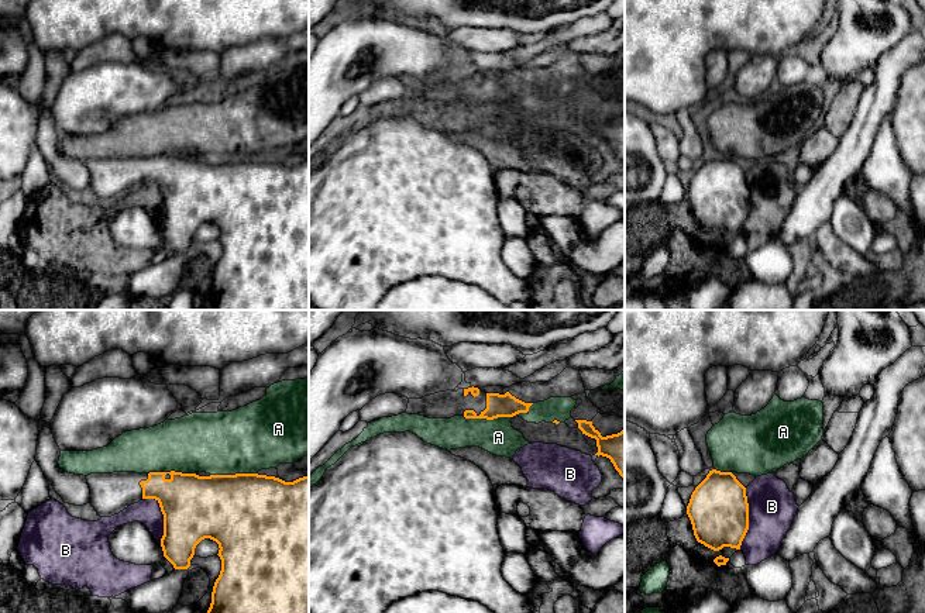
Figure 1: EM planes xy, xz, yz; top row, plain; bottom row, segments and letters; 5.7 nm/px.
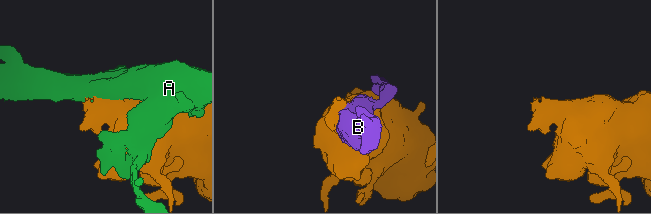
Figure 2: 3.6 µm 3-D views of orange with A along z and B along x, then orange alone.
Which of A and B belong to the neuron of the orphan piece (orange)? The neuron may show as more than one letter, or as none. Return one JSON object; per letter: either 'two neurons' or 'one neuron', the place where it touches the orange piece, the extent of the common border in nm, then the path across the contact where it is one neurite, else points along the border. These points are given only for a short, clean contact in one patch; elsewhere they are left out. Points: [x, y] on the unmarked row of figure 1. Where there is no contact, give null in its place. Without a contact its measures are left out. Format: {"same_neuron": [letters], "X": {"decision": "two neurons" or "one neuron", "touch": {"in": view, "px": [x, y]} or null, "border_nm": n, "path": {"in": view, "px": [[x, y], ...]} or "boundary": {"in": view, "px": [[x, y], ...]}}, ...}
{"same_neuron": [], "A": {"decision": "two neurons", "touch": {"in": "xz", "px": [487, 103]}, "border_nm": 280}, "B": {"decision": "two neurons", "touch": {"in": "yz", "px": [748, 203]}, "border_nm": 360}}

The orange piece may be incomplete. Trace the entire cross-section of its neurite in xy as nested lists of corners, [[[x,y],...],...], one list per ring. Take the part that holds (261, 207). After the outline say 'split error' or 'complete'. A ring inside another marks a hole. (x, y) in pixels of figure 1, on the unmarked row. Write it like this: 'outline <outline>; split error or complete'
outline [[[113,156],[113,158],[90,158],[86,161],[90,172],[90,189],[100,202],[111,202],[118,199],[128,190],[138,187],[142,183],[155,183],[159,187],[164,199],[164,220],[161,231],[164,241],[173,249],[175,254],[188,254],[190,244],[195,240],[196,230],[210,223],[219,228],[219,241],[221,244],[221,255],[214,266],[212,276],[212,287],[203,302],[202,310],[309,310],[309,159],[293,166],[285,166],[275,161],[258,158],[235,158],[235,159],[210,159],[199,161],[196,158],[182,156]]]; split error

